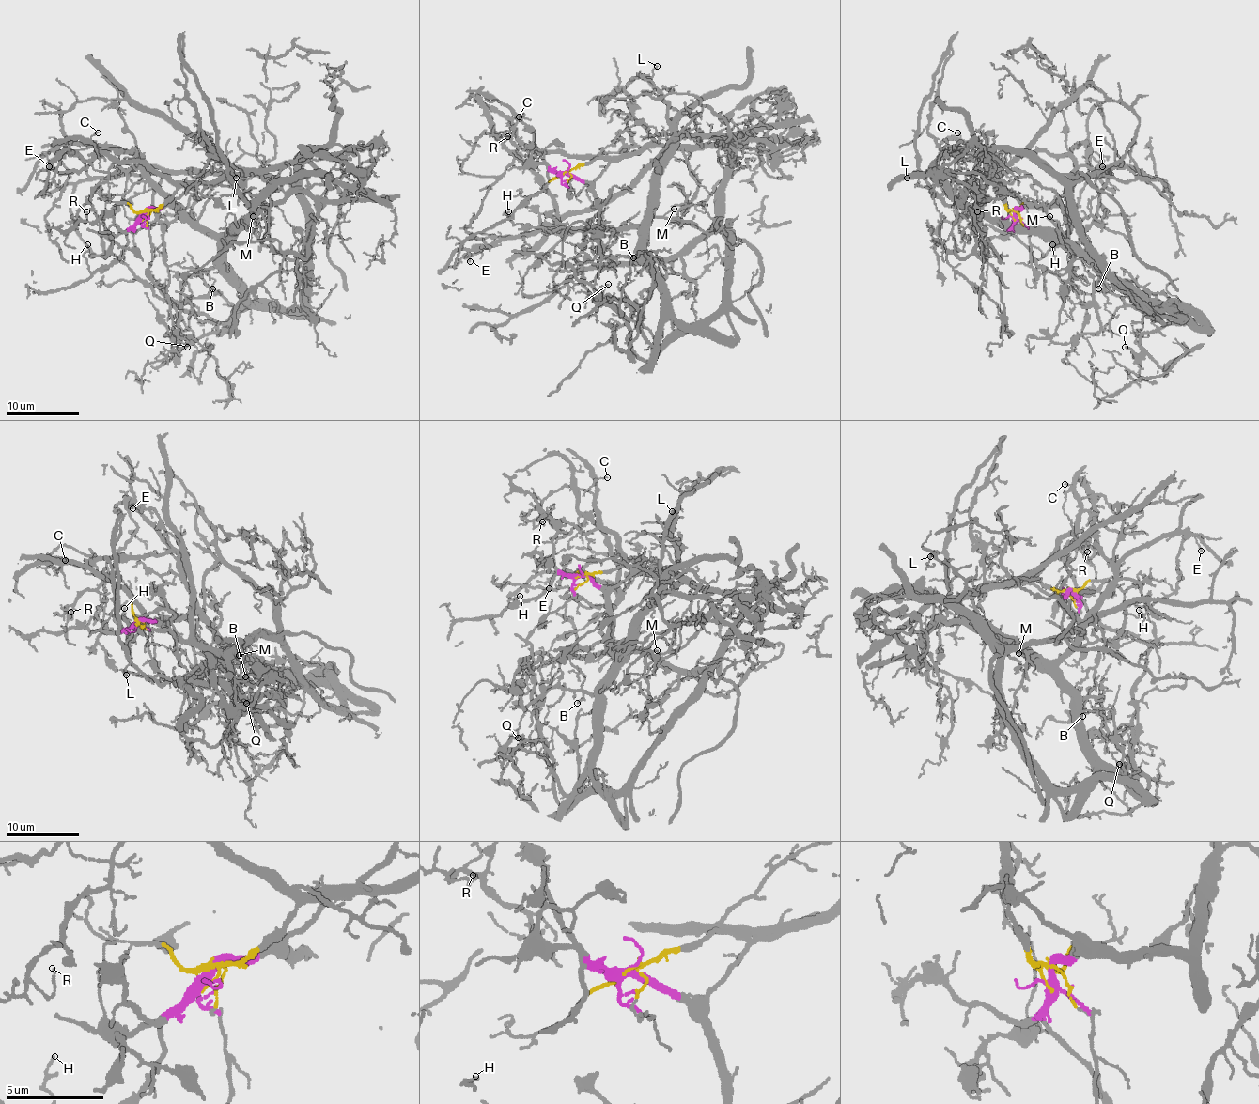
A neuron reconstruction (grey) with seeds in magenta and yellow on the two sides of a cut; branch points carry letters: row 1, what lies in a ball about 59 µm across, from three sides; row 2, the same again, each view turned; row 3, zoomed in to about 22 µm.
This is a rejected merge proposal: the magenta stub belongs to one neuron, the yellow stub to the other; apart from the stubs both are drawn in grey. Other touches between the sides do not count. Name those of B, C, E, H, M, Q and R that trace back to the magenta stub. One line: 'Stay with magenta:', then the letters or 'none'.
Stay with magenta: B, E, H, M, Q

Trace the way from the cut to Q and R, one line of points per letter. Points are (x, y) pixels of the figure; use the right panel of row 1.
Q: (1014, 214), (1028, 207), (1061, 207), (1068, 217), (1070, 241), (1185, 319), (1142, 334), (1139, 354), (1125, 347)
R: (1014, 212), (999, 188), (999, 168), (993, 163), (1001, 170), (985, 188), (977, 207), (979, 221), (977, 212)

